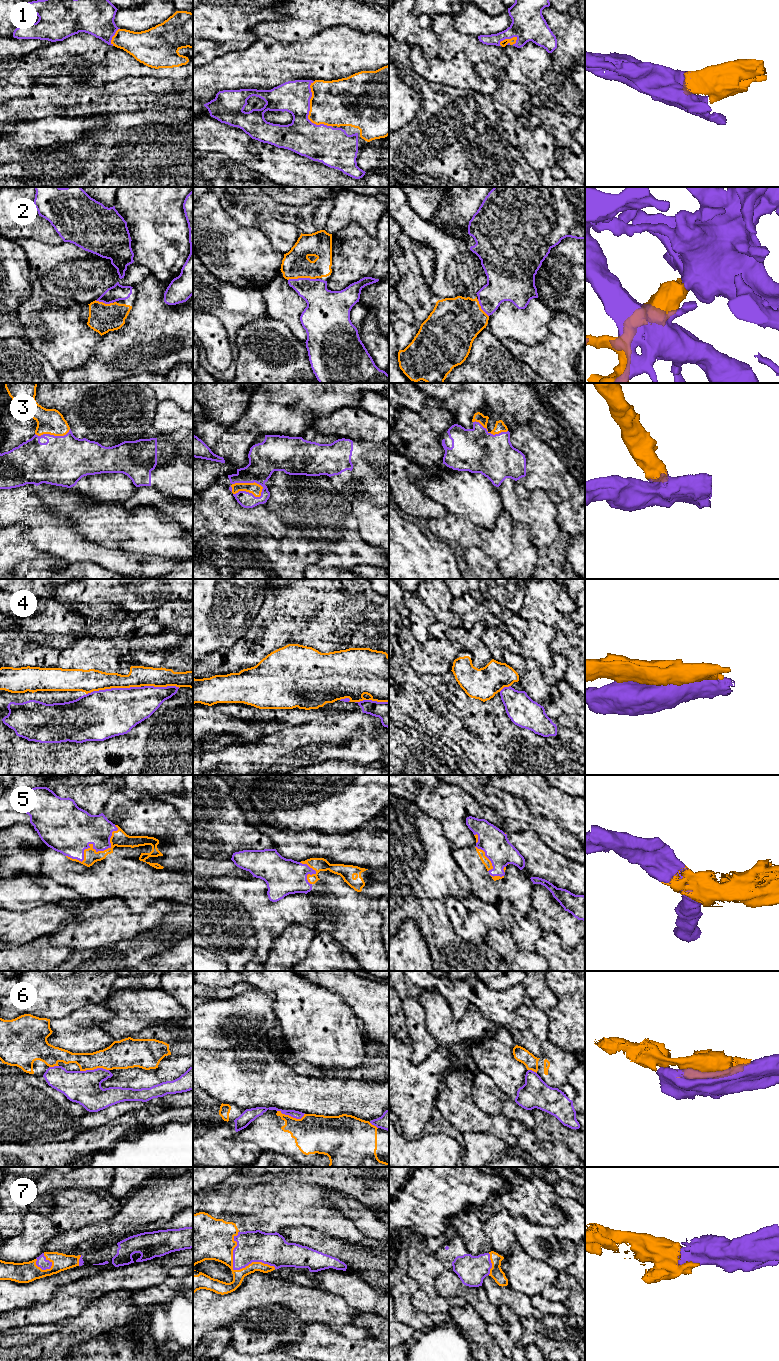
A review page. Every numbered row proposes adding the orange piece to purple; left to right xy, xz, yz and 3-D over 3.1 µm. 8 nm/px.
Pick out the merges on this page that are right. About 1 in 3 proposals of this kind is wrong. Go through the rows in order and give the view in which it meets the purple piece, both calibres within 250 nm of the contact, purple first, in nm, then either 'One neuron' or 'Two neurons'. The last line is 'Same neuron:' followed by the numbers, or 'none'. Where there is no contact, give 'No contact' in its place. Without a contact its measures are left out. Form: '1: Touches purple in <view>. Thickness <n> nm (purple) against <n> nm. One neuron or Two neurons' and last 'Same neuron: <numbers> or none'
1: Touches purple in xz. Thickness 280 nm (purple) against 360 nm. One neuron
2: Touches purple in xz. Thickness 240 nm (purple) against 220 nm. One neuron
3: Touches purple in xz. Thickness 260 nm (purple) against 90 nm. One neuron
4: Touches purple in xy. Thickness 400 nm (purple) against 180 nm. Two neurons
5: Touches purple in xy. Thickness 400 nm (purple) against 140 nm. One neuron
6: Touches purple in xz. Thickness 60 nm (purple) against 300 nm. Two neurons
7: Touches purple in xz. Thickness 260 nm (purple) against 240 nm. One neuron
Same neuron: 1, 2, 3, 5, 7

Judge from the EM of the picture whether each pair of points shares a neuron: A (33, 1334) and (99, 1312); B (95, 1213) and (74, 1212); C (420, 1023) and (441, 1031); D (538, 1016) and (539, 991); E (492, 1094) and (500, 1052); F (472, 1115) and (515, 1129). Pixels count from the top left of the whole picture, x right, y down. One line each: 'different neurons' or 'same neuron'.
A: different neurons
B: same neuron
C: different neurons
D: different neurons
E: different neurons
F: different neurons

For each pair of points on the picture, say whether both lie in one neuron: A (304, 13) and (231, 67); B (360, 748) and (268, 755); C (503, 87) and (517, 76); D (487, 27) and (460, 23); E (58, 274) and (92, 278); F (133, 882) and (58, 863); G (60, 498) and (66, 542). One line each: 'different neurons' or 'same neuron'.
A: different neurons
B: different neurons
C: different neurons
D: same neuron
E: same neuron
F: same neuron
G: different neurons

